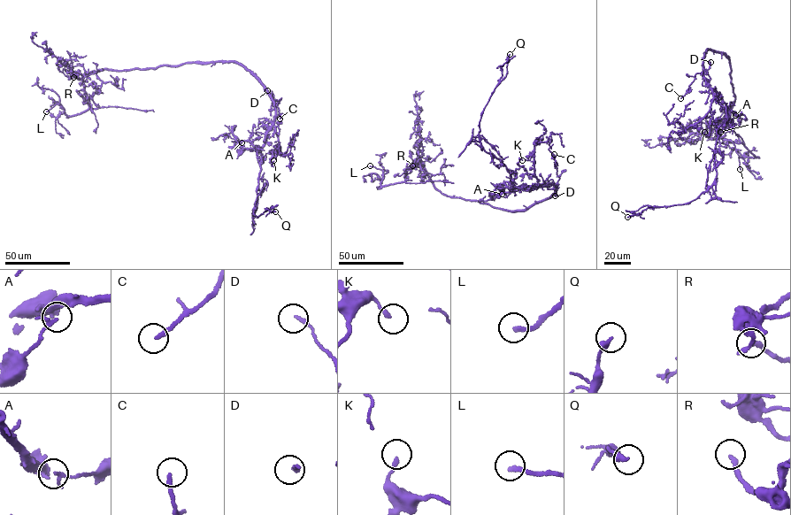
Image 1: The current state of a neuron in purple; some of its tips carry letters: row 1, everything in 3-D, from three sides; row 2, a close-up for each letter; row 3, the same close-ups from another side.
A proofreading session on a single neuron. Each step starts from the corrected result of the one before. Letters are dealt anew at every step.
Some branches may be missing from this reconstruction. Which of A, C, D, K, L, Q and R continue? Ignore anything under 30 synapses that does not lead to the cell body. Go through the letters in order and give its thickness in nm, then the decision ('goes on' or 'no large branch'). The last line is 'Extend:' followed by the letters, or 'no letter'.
A: 120 nm thick; no large branch
C: 200 nm thick; goes on
D: 170 nm thick; no large branch
K: 190 nm thick; no large branch
L: 200 nm thick; goes on
Q: 300 nm thick; no large branch
R: 190 nm thick; no large branch
Extend: C, L

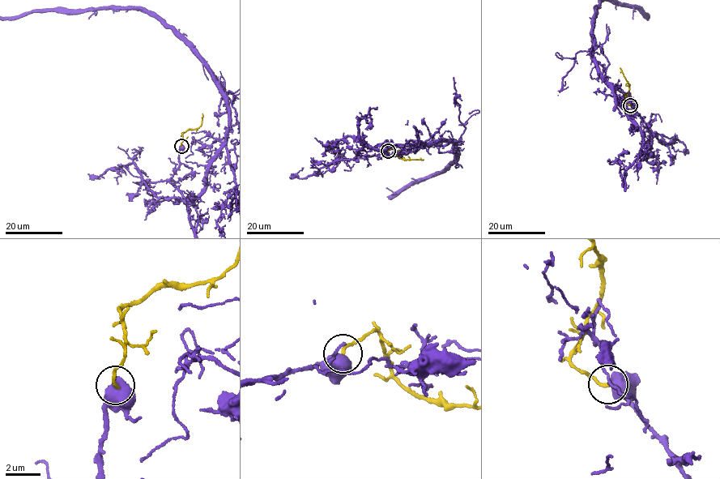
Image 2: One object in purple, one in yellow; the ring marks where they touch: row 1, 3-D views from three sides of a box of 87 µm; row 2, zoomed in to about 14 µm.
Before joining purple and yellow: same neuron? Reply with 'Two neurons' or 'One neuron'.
One neuron

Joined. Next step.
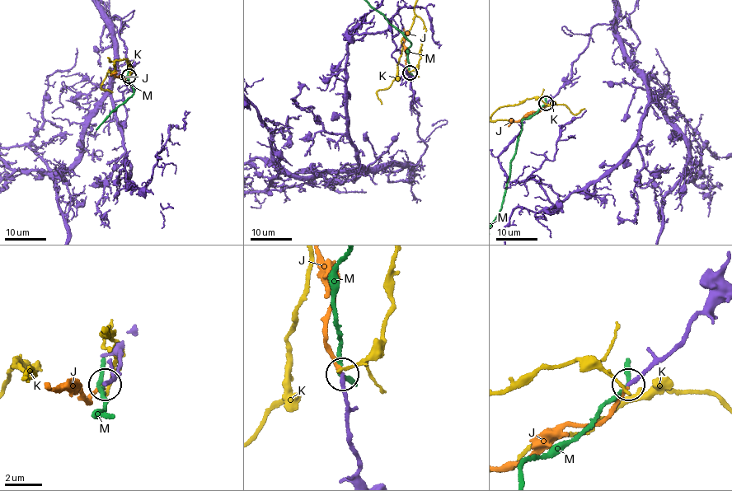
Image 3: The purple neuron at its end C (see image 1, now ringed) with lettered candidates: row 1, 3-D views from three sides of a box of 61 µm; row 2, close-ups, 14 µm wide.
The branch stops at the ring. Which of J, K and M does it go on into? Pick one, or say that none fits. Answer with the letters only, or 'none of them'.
none of them

